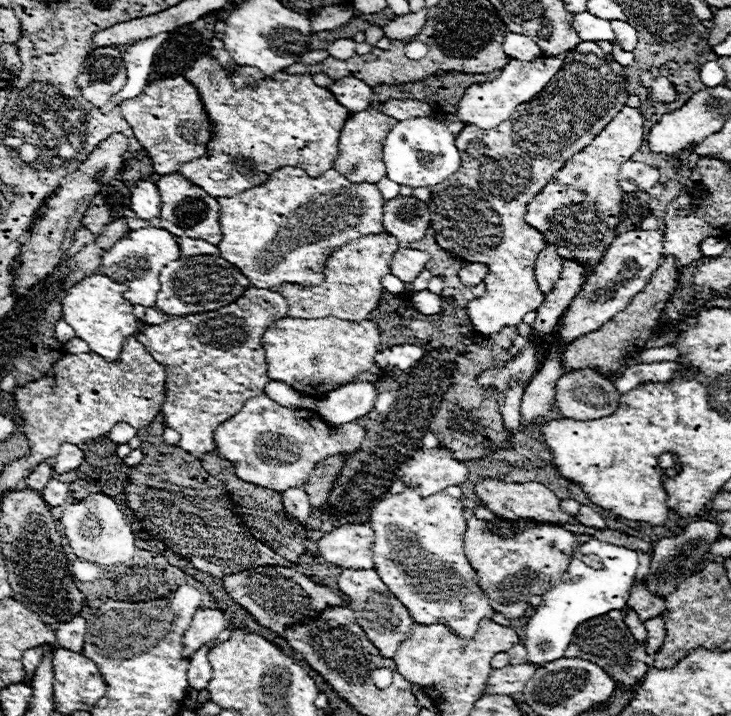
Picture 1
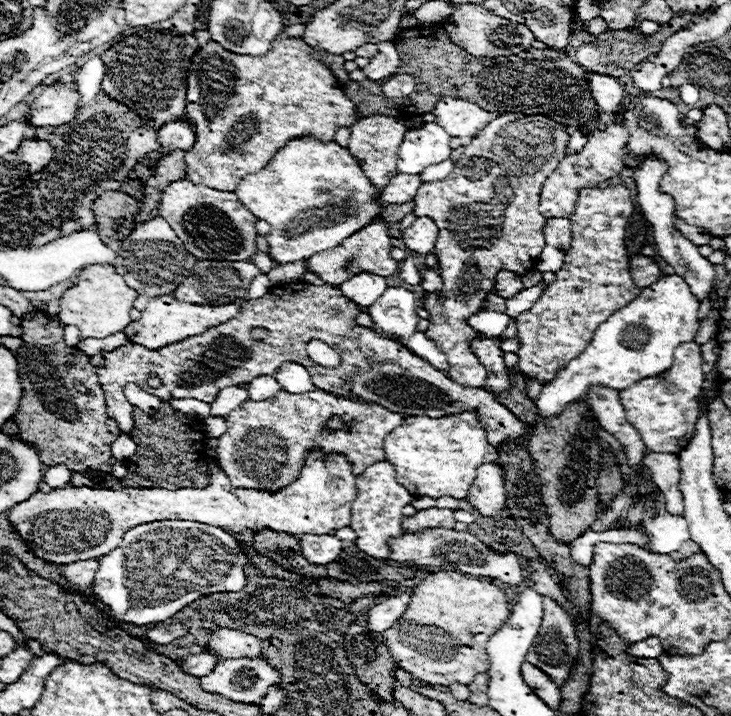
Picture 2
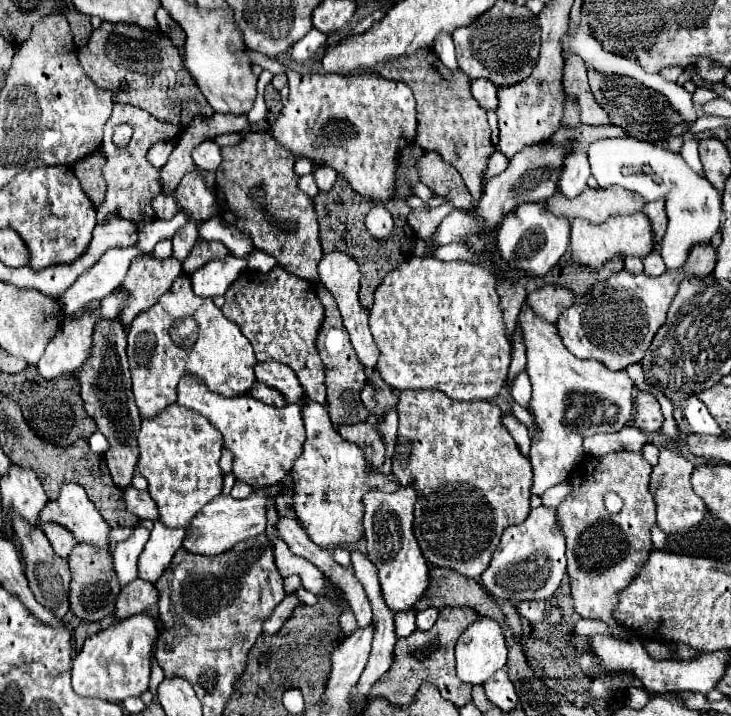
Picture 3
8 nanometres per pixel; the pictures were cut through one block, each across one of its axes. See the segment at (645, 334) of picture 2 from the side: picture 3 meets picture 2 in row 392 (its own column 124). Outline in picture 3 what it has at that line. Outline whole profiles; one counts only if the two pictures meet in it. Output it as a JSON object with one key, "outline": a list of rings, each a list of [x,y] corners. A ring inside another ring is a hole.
{"outline":[[[136,526],[134,532],[130,534],[130,538],[120,542],[116,546],[116,550],[112,552],[114,568],[116,568],[116,574],[118,574],[118,580],[122,586],[126,586],[128,582],[138,578],[138,556],[144,550],[148,536],[150,536],[148,528]]]}

